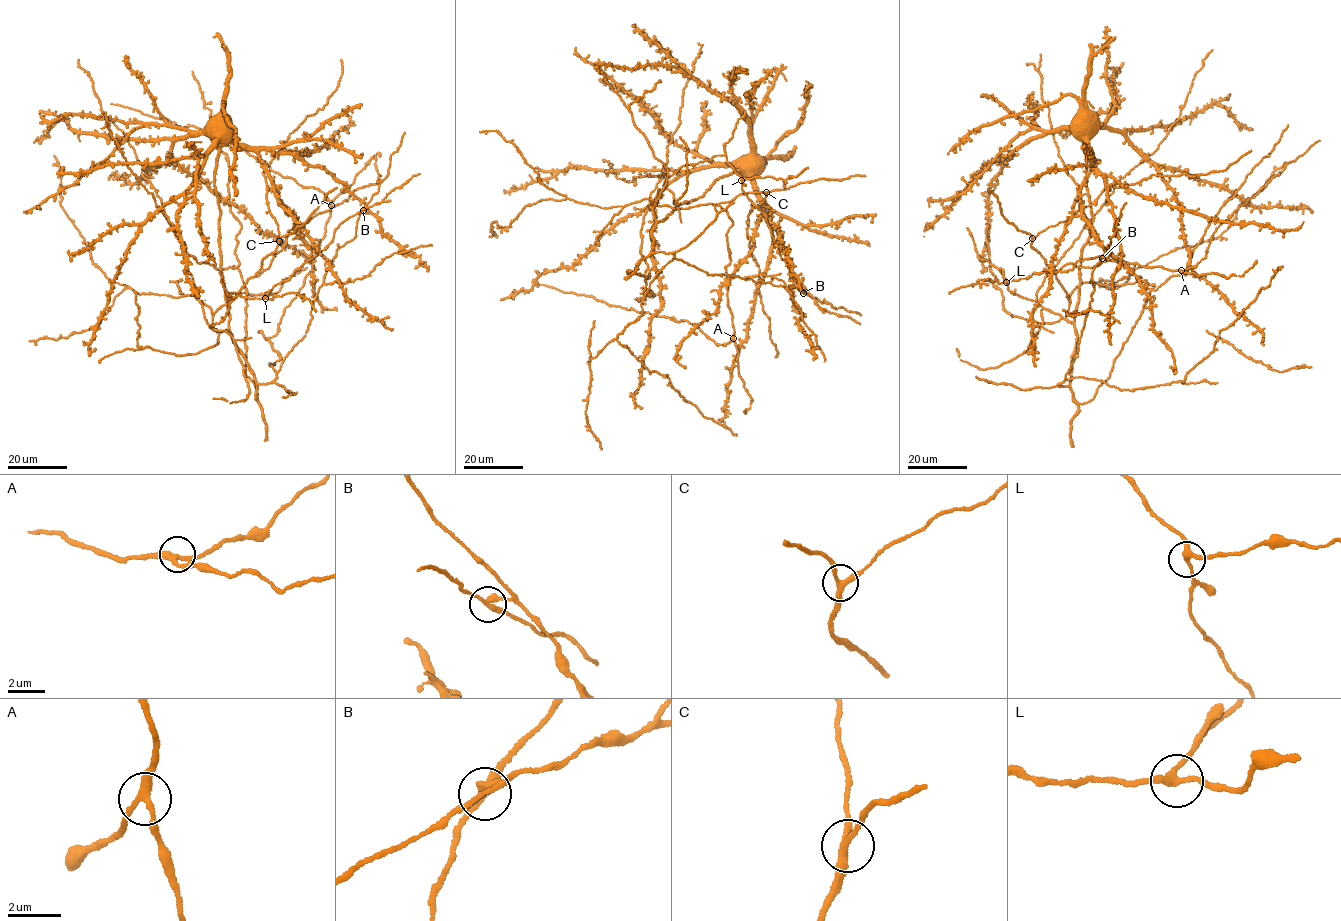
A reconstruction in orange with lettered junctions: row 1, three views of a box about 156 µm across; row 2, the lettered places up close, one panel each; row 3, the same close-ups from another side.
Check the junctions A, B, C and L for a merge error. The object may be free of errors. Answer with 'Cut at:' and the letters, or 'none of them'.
Cut at: none of them

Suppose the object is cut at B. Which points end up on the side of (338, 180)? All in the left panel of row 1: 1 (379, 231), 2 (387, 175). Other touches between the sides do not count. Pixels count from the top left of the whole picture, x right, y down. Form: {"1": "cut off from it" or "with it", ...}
{"1": "with it", "2": "cut off from it"}

